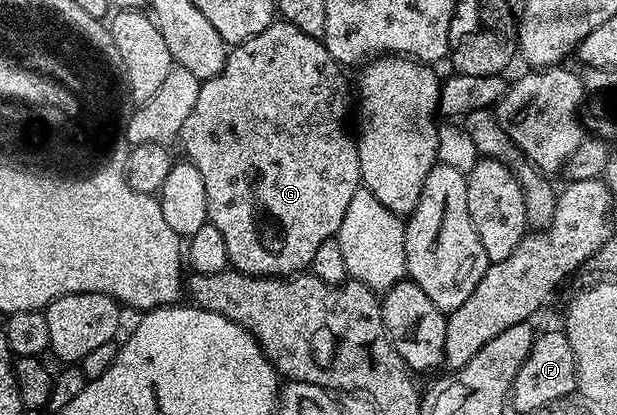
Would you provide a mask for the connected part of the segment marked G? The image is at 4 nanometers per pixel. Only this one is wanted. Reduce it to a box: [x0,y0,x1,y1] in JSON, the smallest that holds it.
[178,22,361,276]

